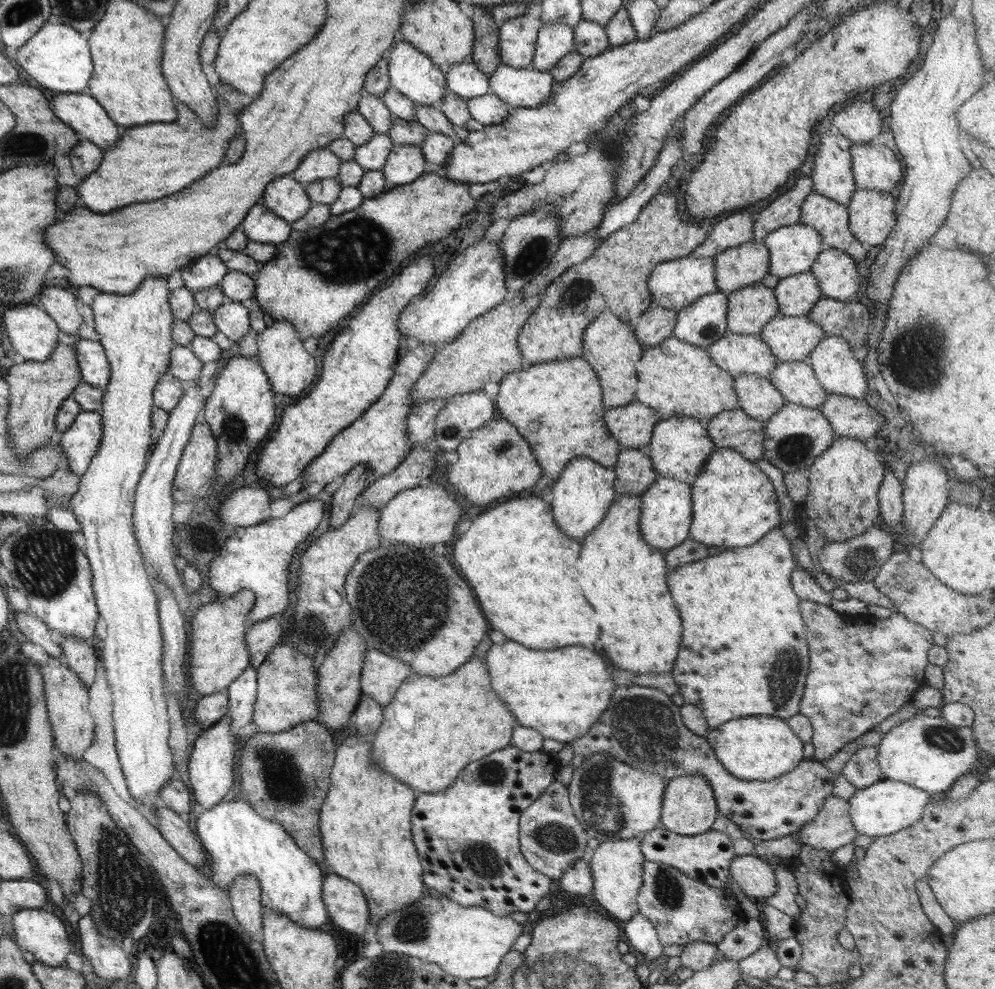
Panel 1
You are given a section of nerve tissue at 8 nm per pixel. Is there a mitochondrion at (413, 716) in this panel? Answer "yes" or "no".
no

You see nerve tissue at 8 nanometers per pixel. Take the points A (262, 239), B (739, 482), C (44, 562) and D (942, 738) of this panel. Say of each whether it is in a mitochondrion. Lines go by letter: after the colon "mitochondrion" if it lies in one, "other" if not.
A: other
B: other
C: mitochondrion
D: mitochondrion

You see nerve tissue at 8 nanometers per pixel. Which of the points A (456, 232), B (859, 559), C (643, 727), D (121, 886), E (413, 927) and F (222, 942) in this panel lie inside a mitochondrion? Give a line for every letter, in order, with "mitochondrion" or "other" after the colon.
A: other
B: mitochondrion
C: mitochondrion
D: mitochondrion
E: mitochondrion
F: mitochondrion

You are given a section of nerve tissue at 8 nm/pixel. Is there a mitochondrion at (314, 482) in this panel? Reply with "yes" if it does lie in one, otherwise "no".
no

